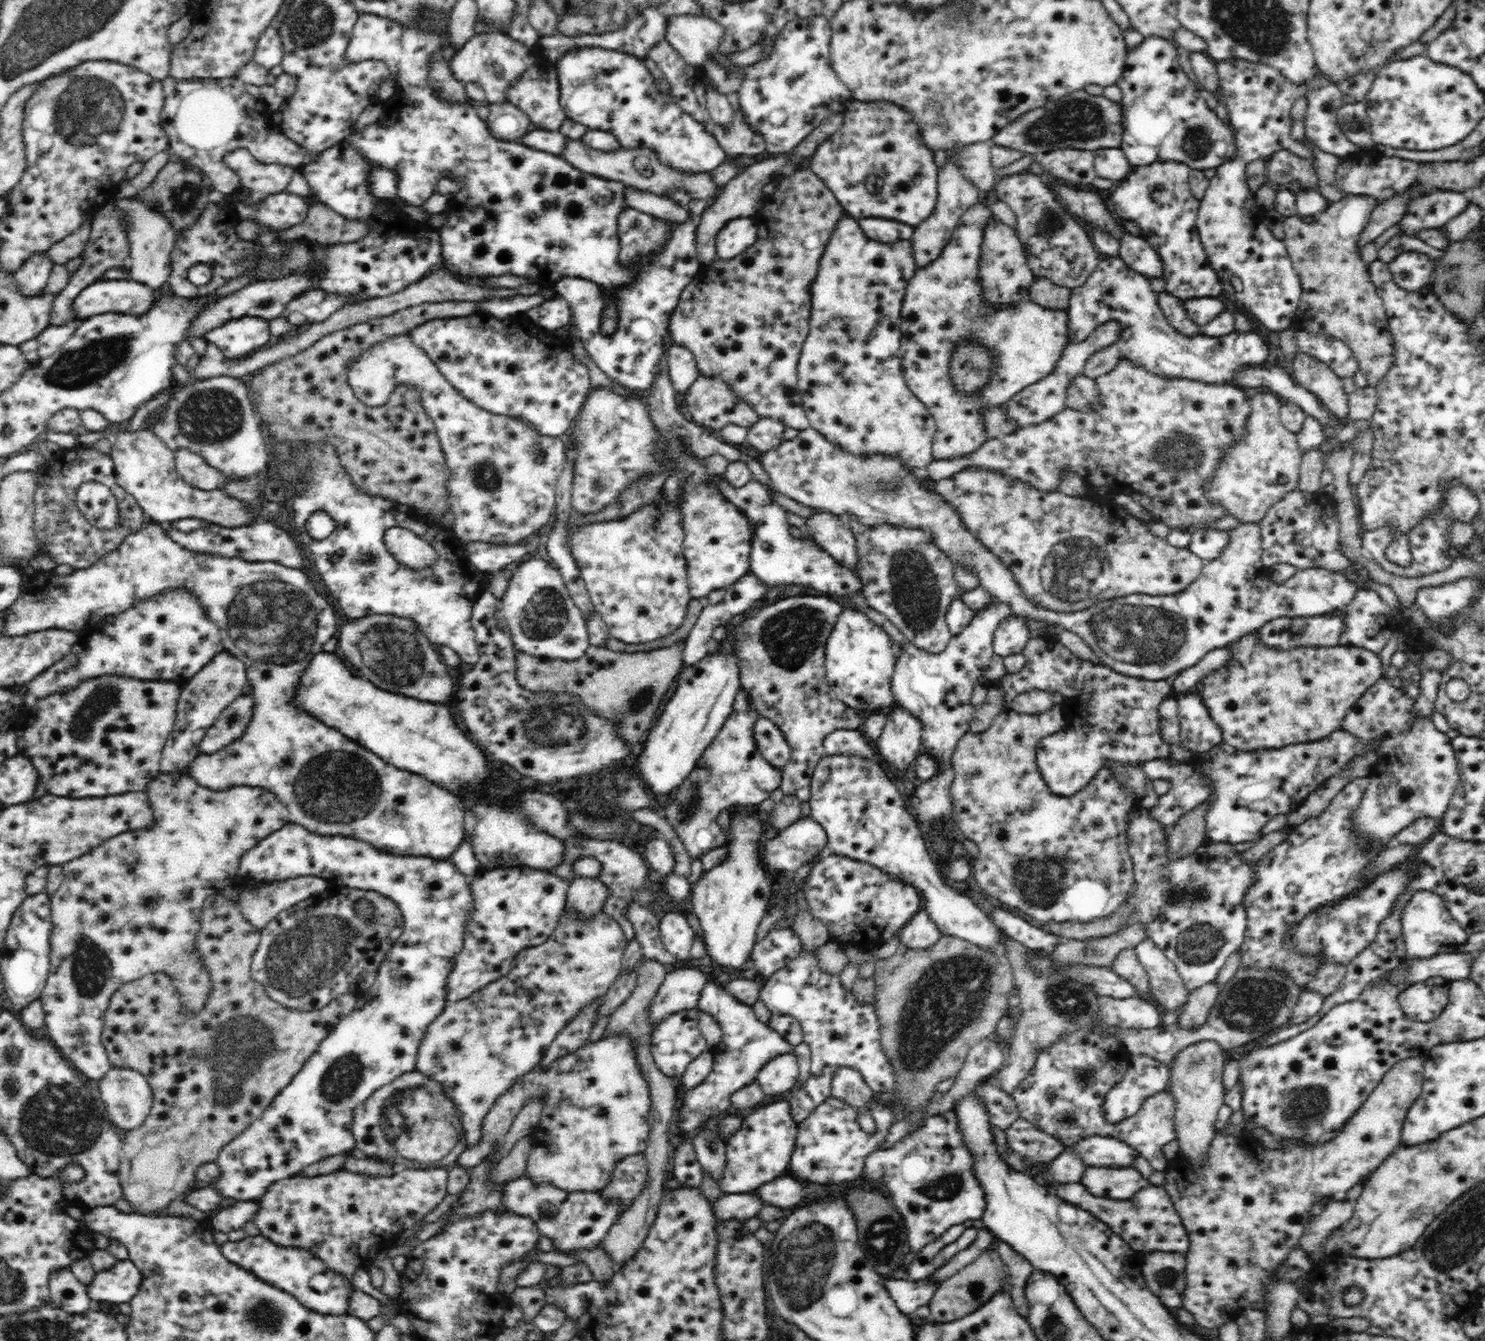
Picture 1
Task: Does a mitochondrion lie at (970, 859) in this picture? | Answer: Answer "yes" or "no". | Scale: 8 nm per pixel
no

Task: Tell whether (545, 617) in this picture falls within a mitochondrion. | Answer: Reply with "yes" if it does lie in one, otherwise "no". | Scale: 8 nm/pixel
yes

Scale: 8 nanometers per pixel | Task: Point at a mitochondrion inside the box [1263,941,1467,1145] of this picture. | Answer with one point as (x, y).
(1304, 1109)

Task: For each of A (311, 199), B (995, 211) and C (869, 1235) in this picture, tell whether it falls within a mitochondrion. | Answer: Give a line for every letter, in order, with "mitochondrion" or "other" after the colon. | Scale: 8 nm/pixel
A: other
B: other
C: other

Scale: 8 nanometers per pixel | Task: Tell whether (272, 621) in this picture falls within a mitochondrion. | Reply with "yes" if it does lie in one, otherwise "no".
yes

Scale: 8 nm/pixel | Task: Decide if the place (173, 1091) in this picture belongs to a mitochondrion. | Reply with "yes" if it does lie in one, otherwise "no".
no

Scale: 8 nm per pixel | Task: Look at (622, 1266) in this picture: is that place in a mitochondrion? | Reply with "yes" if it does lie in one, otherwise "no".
no

